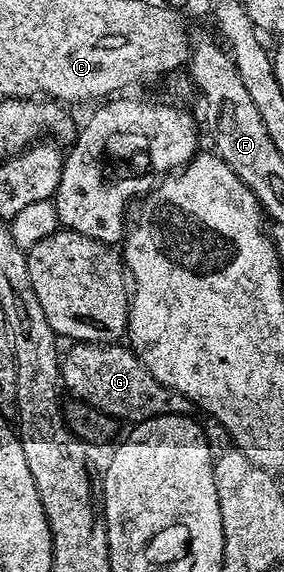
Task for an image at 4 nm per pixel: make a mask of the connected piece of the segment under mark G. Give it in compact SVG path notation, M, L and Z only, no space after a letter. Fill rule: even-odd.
M75 343L70 348L71 350L68 353L66 350L61 357L61 385L66 392L67 389L71 392L72 398L83 401L87 405L101 410L102 413L108 413L120 422L138 423L165 415L188 416L189 410L192 408L191 400L185 395L181 395L181 391L173 391L173 387L165 387L160 381L153 379L153 375L143 366L141 359L136 357L135 352L126 344Z

